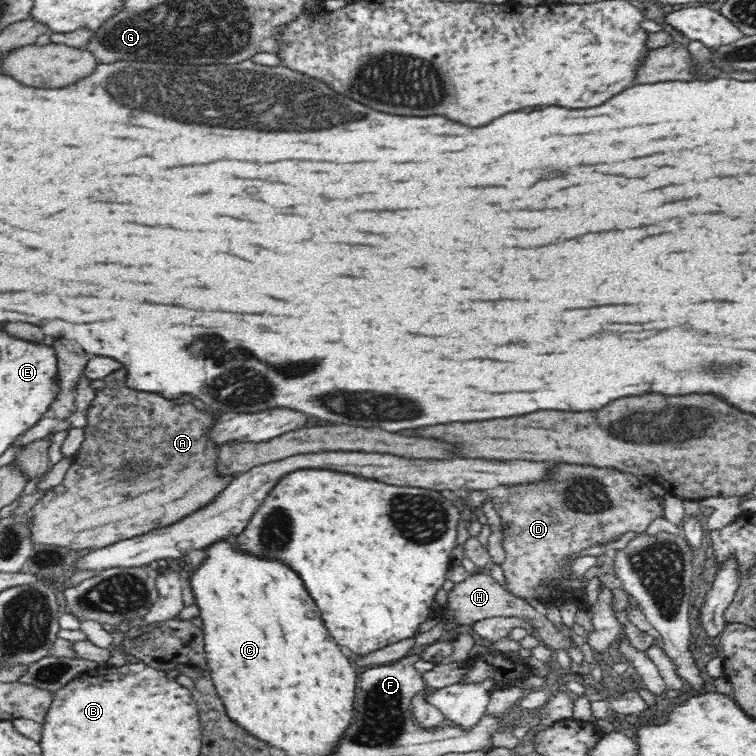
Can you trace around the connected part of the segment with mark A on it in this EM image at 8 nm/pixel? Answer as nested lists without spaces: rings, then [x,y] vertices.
[[[113,370],[112,373],[103,379],[104,390],[97,391],[89,404],[89,409],[85,415],[86,425],[83,426],[83,443],[72,457],[63,481],[52,487],[52,489],[47,490],[44,496],[29,511],[30,524],[28,524],[28,533],[31,534],[29,542],[32,542],[32,544],[48,543],[54,546],[68,546],[68,548],[74,548],[74,550],[82,550],[82,548],[91,550],[104,548],[126,538],[134,538],[138,535],[168,527],[201,510],[204,506],[211,504],[236,477],[222,474],[216,470],[220,453],[219,446],[210,439],[210,432],[215,422],[210,412],[200,410],[192,403],[185,403],[186,406],[178,406],[176,402],[168,400],[159,394],[137,392],[125,382],[124,370]]]

